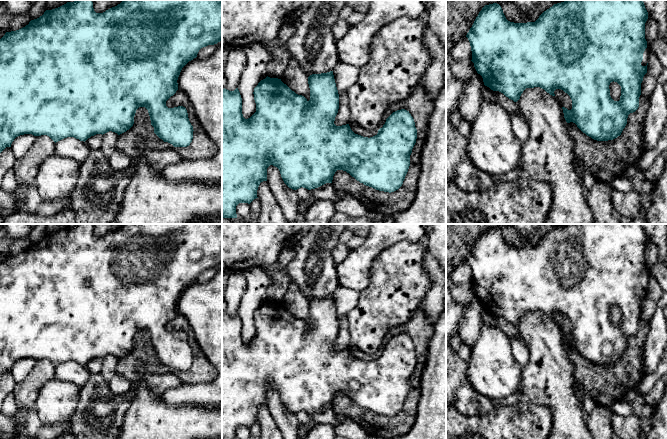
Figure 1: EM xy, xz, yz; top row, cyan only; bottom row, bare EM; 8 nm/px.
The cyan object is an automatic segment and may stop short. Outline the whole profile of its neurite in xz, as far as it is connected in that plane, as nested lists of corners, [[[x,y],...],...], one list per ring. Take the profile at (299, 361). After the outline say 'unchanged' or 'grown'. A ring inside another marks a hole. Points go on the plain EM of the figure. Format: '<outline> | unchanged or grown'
[[[333,295],[310,299],[308,308],[309,325],[292,315],[281,303],[267,300],[254,312],[256,336],[248,343],[242,338],[242,322],[238,312],[234,315],[222,313],[222,439],[237,439],[236,430],[239,427],[250,428],[258,422],[258,411],[261,406],[267,405],[270,389],[279,393],[284,407],[293,414],[301,411],[311,414],[332,407],[337,394],[346,395],[360,407],[379,415],[391,417],[402,410],[417,363],[417,353],[409,335],[401,333],[393,336],[375,360],[363,361],[355,358],[349,348],[334,348],[339,333],[339,318]]] | unchanged

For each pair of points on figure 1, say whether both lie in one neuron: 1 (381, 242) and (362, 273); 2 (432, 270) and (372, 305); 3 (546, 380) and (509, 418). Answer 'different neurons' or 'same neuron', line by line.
1: same neuron
2: different neurons
3: different neurons

